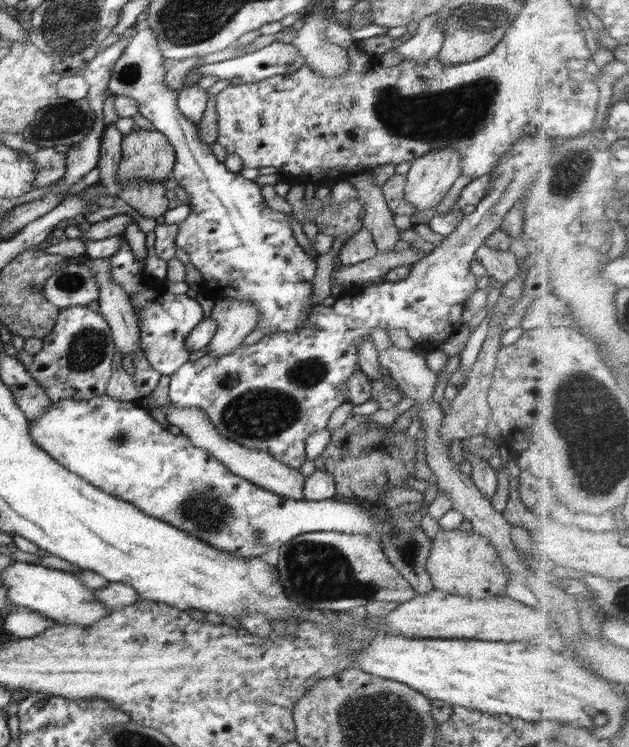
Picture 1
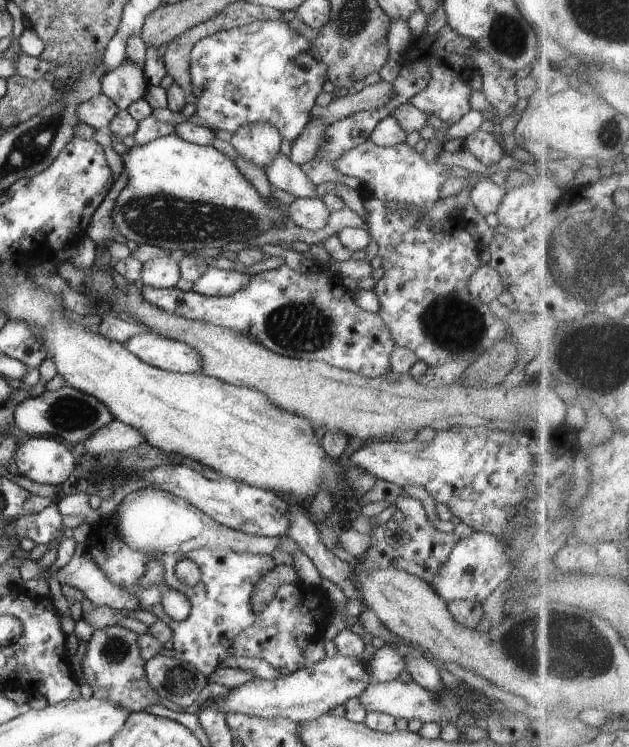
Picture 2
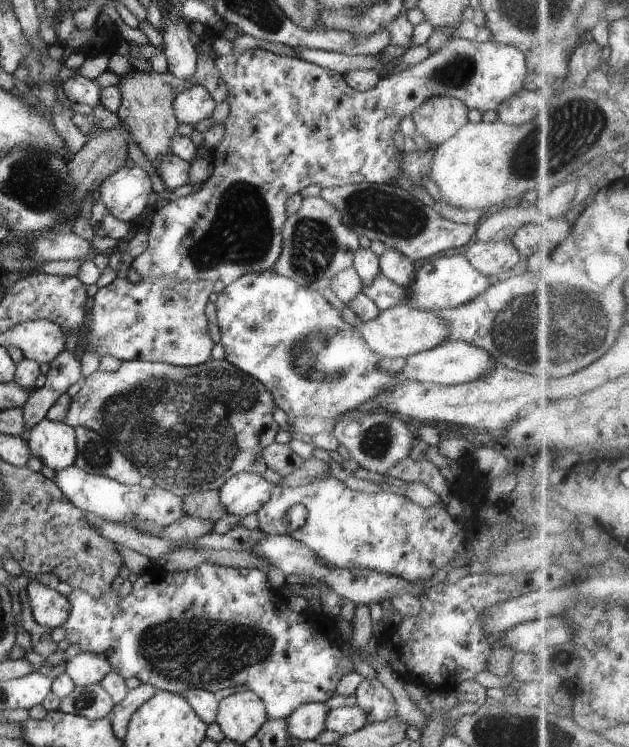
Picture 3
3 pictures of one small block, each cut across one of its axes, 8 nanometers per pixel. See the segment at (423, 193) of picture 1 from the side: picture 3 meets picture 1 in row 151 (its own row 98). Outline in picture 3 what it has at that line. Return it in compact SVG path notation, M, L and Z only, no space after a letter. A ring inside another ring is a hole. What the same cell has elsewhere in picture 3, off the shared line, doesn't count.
M432 96L412 114L417 133L434 148L452 138L468 120L469 108L452 96Z

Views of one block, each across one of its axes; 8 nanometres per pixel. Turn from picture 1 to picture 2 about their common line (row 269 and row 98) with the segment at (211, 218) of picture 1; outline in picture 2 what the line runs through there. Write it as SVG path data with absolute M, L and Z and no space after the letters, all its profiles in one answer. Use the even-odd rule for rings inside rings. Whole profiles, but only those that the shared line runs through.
M283 19L256 20L246 26L206 36L194 44L189 63L191 94L196 96L196 112L188 117L187 121L213 131L227 130L232 135L242 126L268 122L280 130L286 142L296 140L311 119L311 110L327 81L326 66L314 59L310 51L310 42L292 28L290 22Z

